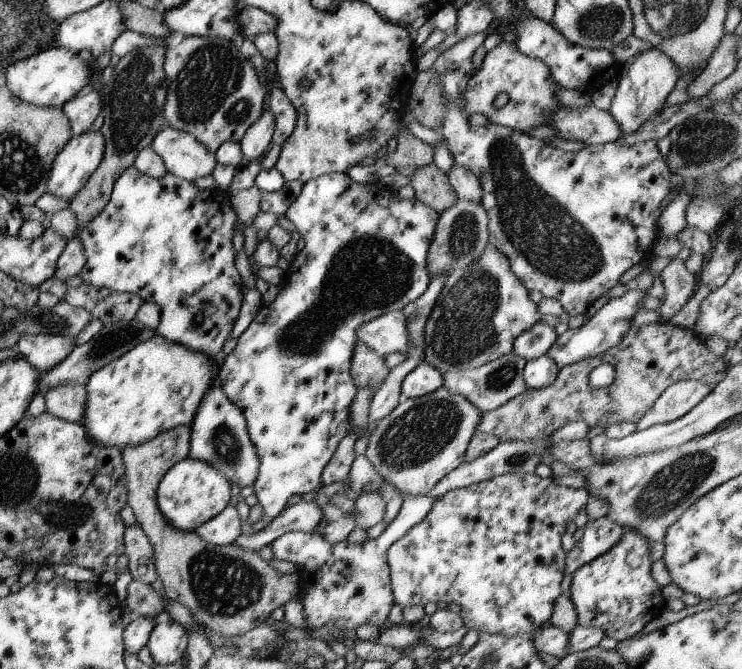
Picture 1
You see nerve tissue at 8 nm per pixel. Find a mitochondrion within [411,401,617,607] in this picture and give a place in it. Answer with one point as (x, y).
(520, 457)

